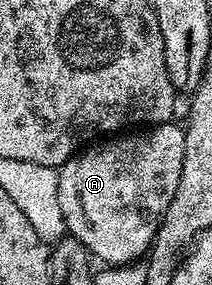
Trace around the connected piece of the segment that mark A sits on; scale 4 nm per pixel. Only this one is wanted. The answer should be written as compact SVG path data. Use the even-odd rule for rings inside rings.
M175 121L162 122L143 132L108 136L97 142L100 142L97 146L89 150L81 149L59 167L58 208L62 208L64 213L67 233L79 240L93 259L101 258L104 264L113 267L132 264L143 259L151 250L152 242L156 239L156 229L178 192L178 180L182 177L182 156L186 153L184 127Z

